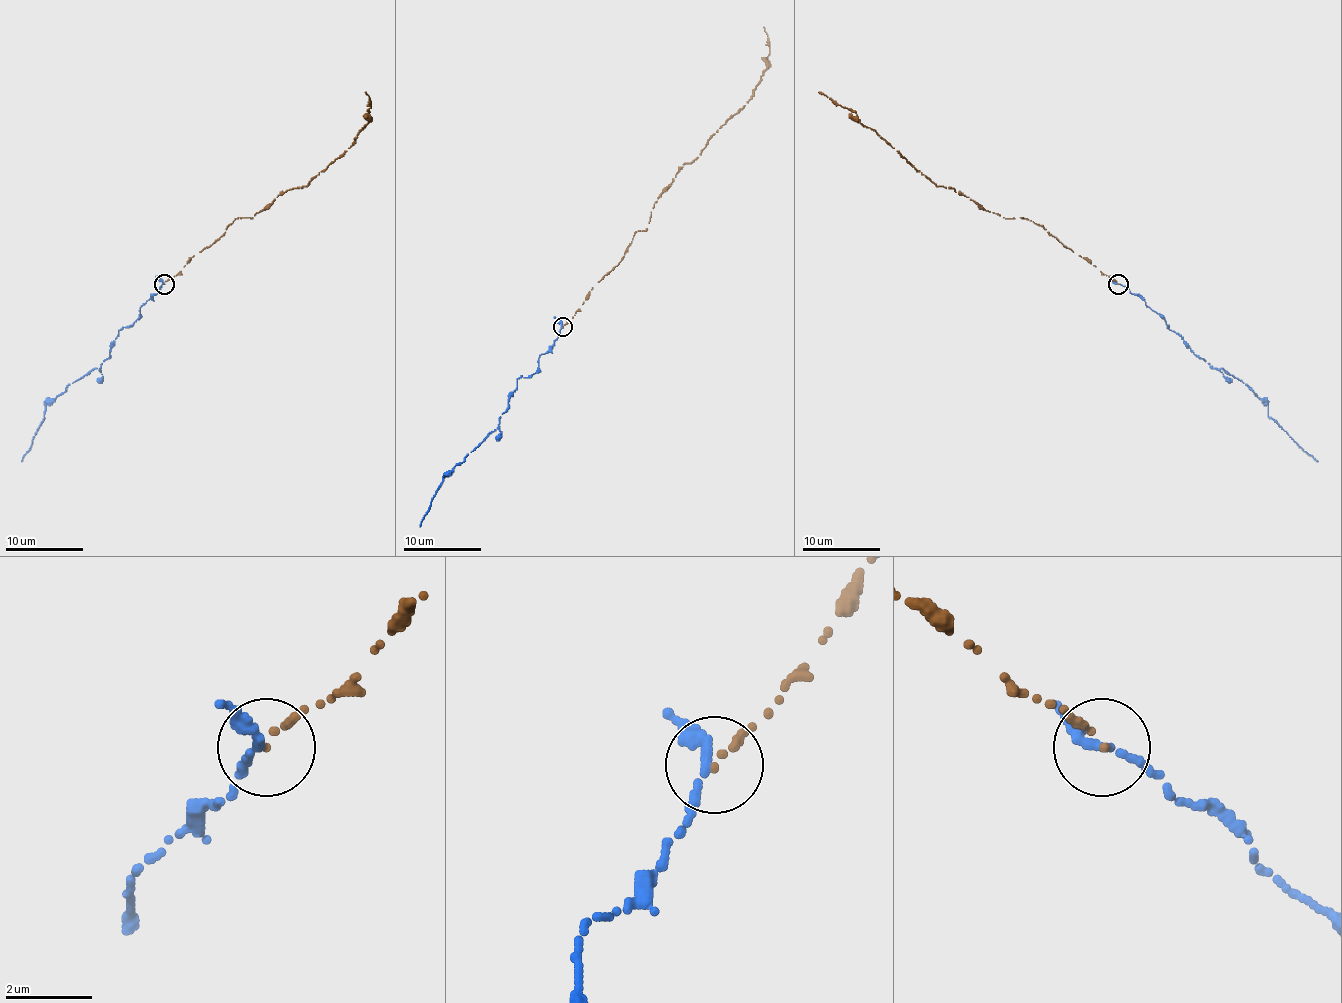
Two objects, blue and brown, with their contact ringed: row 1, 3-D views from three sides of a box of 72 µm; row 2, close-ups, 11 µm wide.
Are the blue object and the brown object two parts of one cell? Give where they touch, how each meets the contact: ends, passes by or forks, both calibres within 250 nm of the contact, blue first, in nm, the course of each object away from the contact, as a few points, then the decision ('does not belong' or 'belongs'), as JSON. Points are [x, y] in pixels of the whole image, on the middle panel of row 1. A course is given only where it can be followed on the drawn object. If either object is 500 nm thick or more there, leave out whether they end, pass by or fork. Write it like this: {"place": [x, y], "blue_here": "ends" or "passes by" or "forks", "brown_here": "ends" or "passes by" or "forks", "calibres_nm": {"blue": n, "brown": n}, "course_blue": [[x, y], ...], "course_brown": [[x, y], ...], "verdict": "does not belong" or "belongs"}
{"place": [563, 326], "blue_here": "passes by", "brown_here": "ends", "calibres_nm": {"blue": 240, "brown": 140}, "course_blue": [[561, 327], [553, 345], [538, 358], [538, 370], [516, 380], [499, 425], [463, 462], [442, 476], [420, 527]], "course_brown": [[563, 327], [614, 268], [638, 231], [647, 229], [659, 194], [751, 98], [767, 67], [769, 37], [763, 27]], "verdict": "belongs"}

